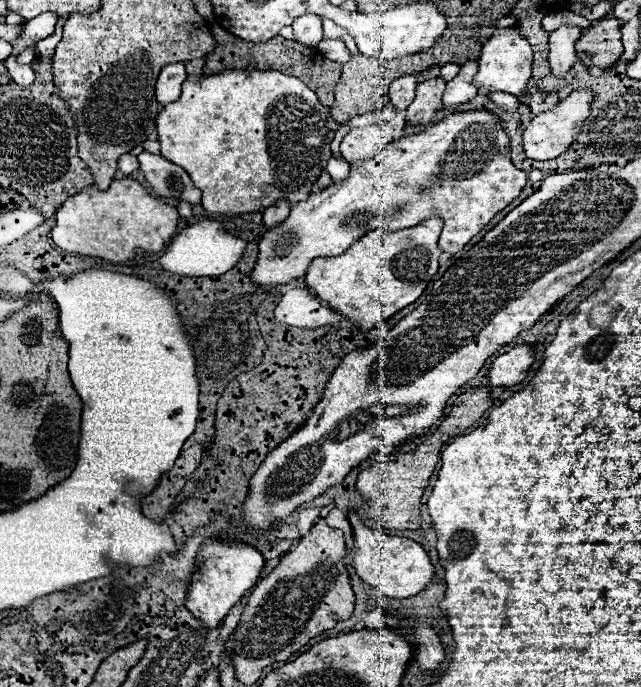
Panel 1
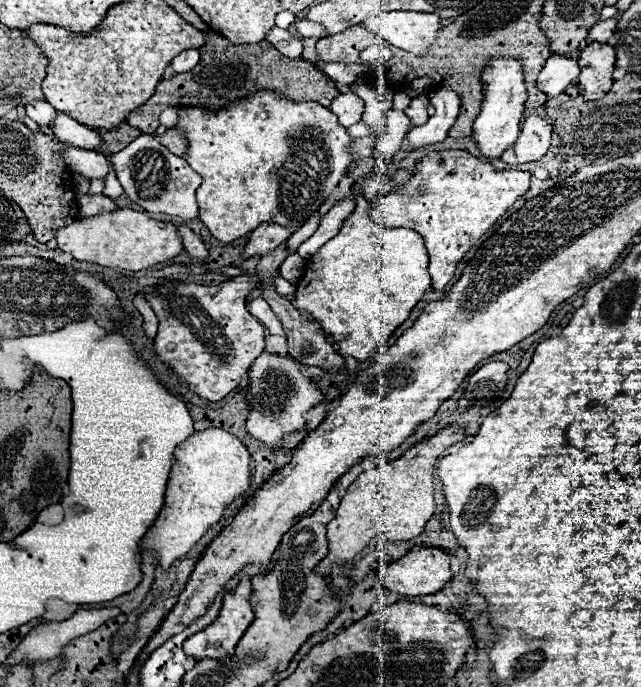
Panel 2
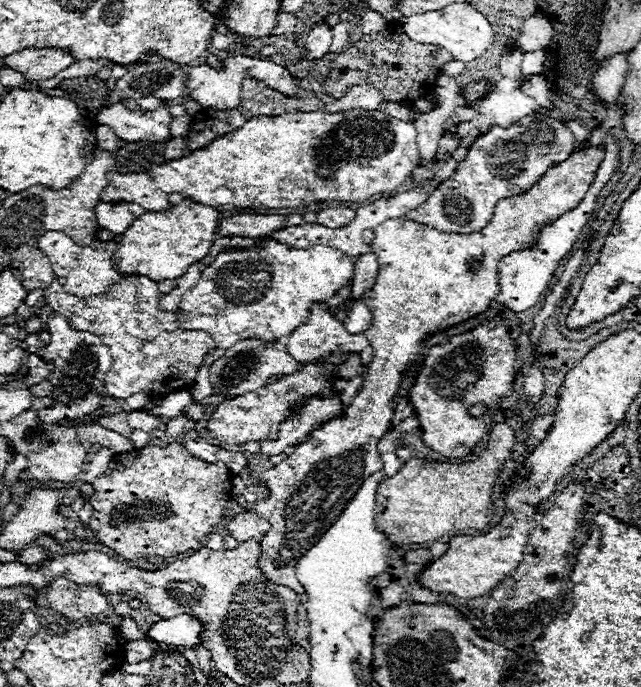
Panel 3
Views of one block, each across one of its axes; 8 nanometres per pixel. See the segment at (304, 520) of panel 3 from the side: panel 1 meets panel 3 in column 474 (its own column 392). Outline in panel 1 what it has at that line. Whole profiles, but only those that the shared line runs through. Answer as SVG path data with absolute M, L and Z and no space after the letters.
M430 216L422 220L414 228L398 230L398 232L384 232L384 230L372 230L364 234L358 242L354 242L344 254L336 258L316 258L306 272L308 288L326 304L330 304L338 314L346 316L348 320L354 320L360 330L374 328L376 322L386 320L394 316L398 310L406 308L408 304L416 302L420 294L426 290L432 276L438 272L438 260L442 256L442 250L438 248L438 238L442 232L442 218Z

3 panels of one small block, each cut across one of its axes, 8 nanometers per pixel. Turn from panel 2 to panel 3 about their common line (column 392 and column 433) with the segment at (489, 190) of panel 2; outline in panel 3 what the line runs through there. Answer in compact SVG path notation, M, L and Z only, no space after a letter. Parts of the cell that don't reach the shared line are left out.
M538 112L528 114L526 118L520 118L518 122L514 122L514 126L508 126L508 128L492 126L490 132L480 136L468 148L466 158L462 162L458 162L458 168L454 170L454 174L448 180L444 180L442 184L438 184L436 190L430 194L430 198L424 204L410 210L406 214L406 218L420 222L420 224L426 224L426 226L432 226L432 228L442 230L442 232L458 232L458 234L478 232L492 220L494 206L502 198L510 198L514 194L526 192L550 166L566 160L574 152L574 146L576 146L574 136L564 124L560 124L558 120L554 120L550 116L538 114Z

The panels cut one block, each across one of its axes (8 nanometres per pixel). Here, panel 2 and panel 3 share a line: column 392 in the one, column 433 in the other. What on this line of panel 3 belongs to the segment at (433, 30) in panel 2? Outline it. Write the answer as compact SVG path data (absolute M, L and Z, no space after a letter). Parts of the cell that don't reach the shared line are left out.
M456 2L456 4L450 4L442 10L414 14L408 18L402 16L400 22L402 22L404 32L412 40L422 42L422 44L442 46L444 50L448 50L454 56L454 60L462 60L462 62L470 62L470 60L482 56L484 50L488 50L494 42L494 30L492 30L490 22L486 20L486 16L482 12L478 12L468 2Z

